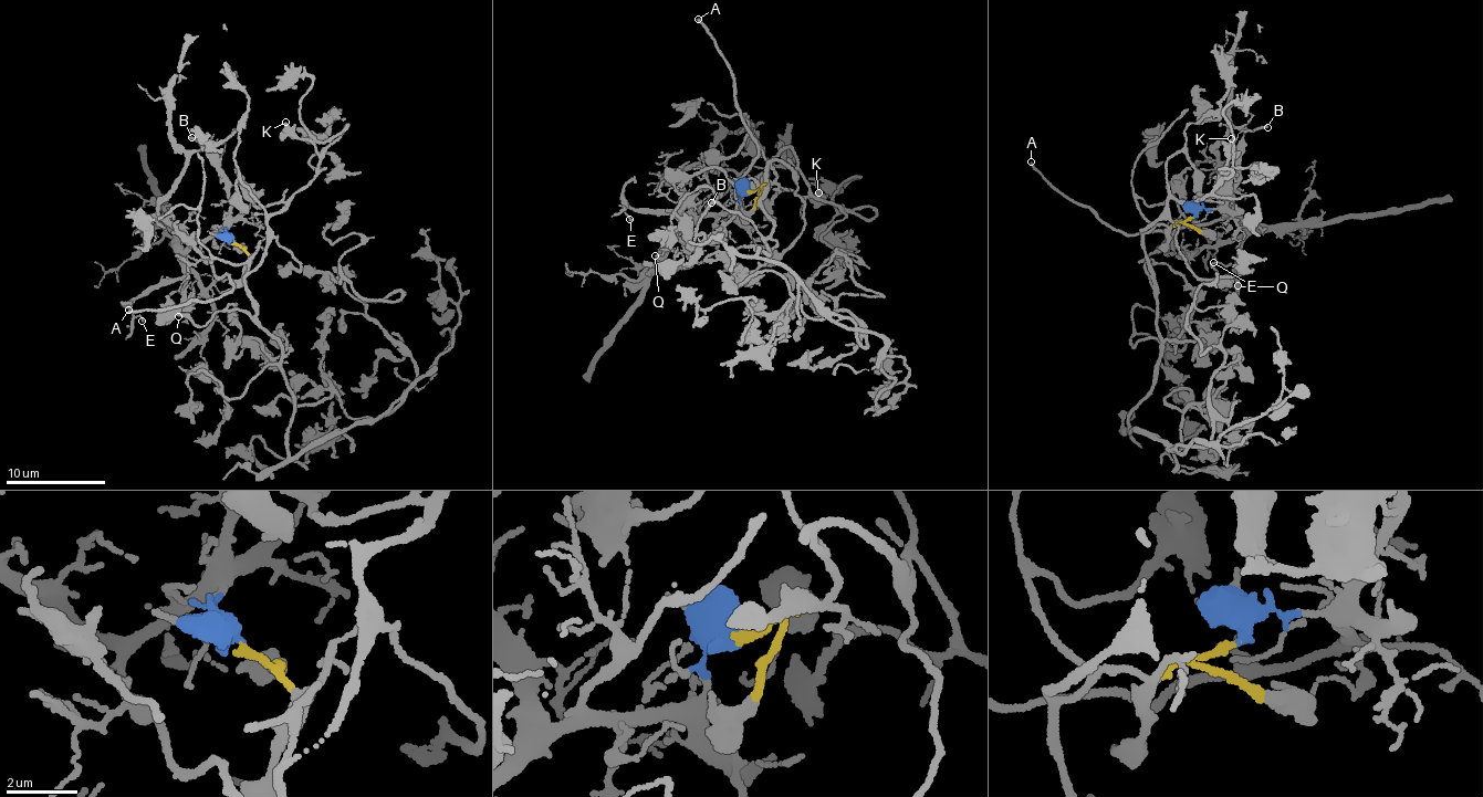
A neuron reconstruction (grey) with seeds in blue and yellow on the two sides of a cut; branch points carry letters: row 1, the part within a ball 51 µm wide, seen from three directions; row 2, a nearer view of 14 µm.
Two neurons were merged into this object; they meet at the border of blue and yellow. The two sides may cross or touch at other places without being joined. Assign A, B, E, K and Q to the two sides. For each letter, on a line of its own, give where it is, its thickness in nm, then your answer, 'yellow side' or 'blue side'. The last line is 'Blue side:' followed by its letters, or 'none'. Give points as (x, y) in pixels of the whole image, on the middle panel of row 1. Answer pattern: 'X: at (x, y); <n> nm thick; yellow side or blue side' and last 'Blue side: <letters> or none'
A: at (698, 19); 190 nm thick; blue side
B: at (711, 202); 190 nm thick; blue side
E: at (629, 219); 140 nm thick; blue side
K: at (818, 192); 240 nm thick; yellow side
Q: at (655, 255); 90 nm thick; blue side
Blue side: A, B, E, Q

